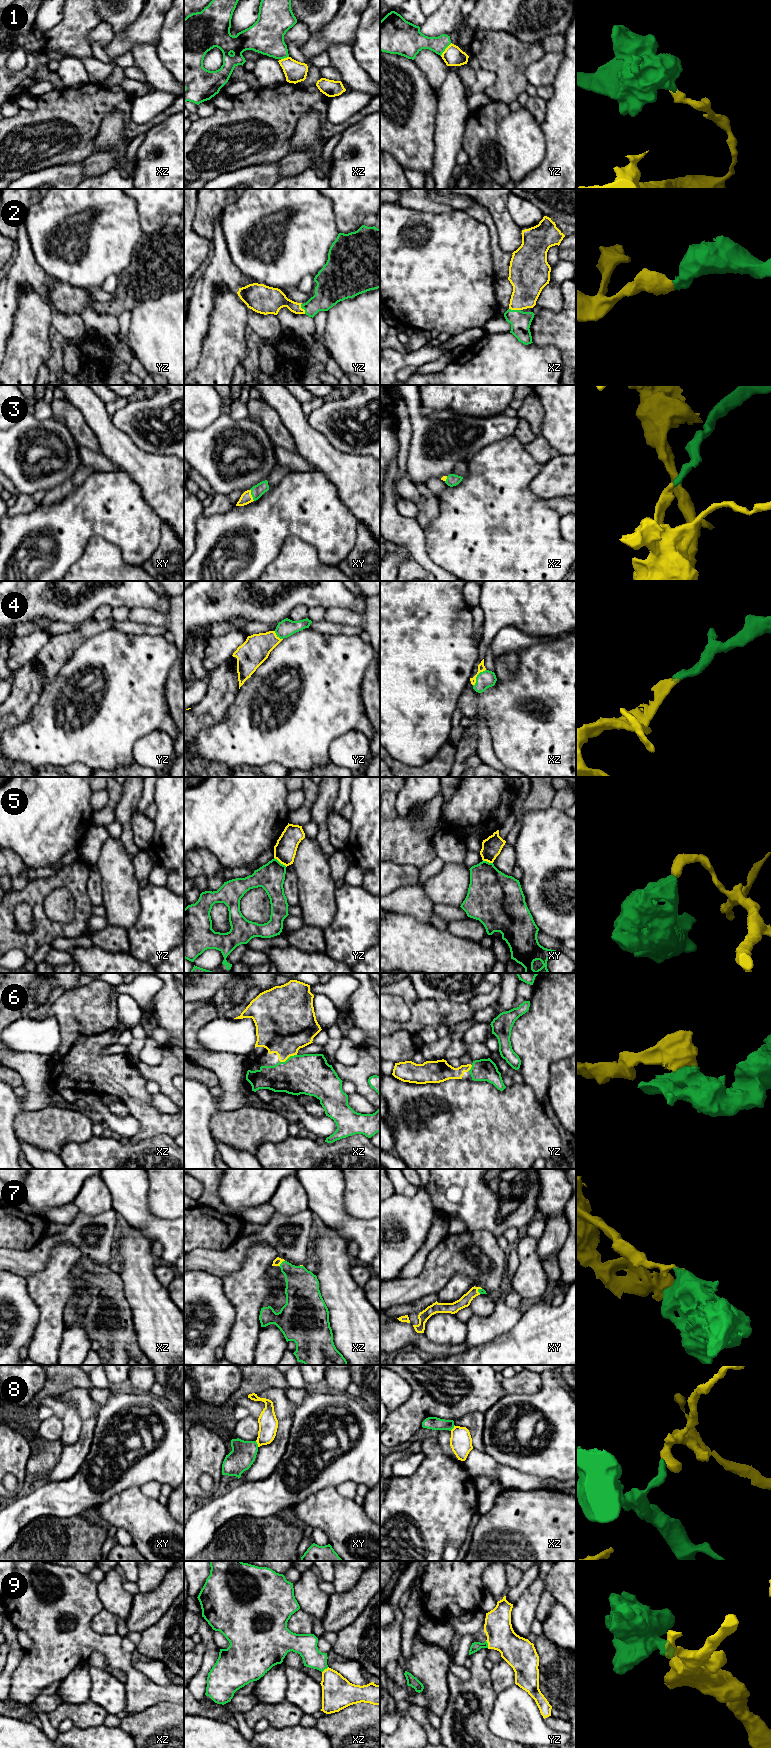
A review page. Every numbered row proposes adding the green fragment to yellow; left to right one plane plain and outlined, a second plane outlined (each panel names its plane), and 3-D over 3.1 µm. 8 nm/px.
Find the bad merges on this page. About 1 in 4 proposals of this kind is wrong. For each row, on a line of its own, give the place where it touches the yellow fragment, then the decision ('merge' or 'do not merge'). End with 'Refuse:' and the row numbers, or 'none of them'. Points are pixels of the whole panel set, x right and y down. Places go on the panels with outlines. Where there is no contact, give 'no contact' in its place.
1: meets yellow in yz at (445, 49); do not merge
2: meets yellow in xz at (515, 309); merge
3: meets yellow in xy at (251, 495); merge
4: meets yellow in xz at (476, 676); merge
5: meets yellow in yz at (280, 862); do not merge
6: meets yellow in xz at (288, 1057); merge
7: meets yellow in xz at (281, 1262); merge
8: meets yellow in xy at (257, 1443); do not merge
9: meets yellow in yz at (488, 1644); merge
Refuse: 1, 5, 8

